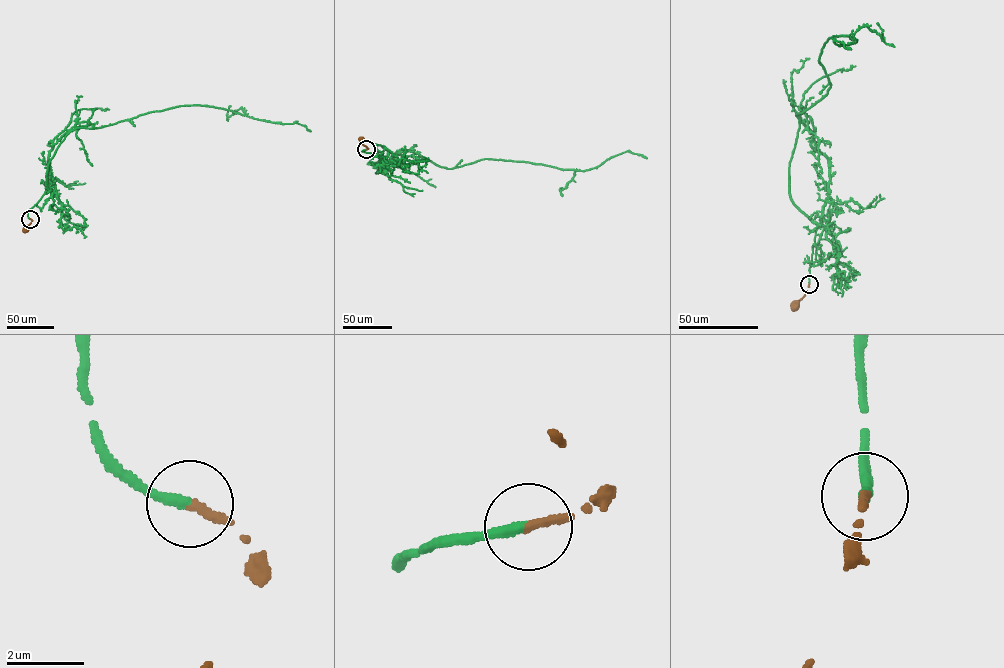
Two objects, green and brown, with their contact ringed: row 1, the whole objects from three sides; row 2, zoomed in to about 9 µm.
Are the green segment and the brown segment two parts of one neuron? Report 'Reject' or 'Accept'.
Accept

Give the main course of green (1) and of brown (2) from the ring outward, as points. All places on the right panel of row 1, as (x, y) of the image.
1: (809, 283), (818, 225), (790, 197), (796, 114), (830, 88), (830, 37), (851, 49)
2: (809, 283), (803, 296), (794, 306)

